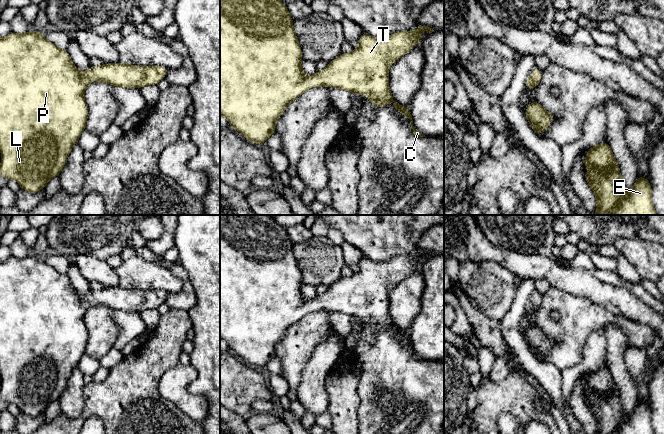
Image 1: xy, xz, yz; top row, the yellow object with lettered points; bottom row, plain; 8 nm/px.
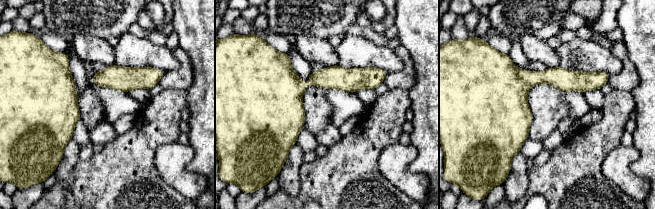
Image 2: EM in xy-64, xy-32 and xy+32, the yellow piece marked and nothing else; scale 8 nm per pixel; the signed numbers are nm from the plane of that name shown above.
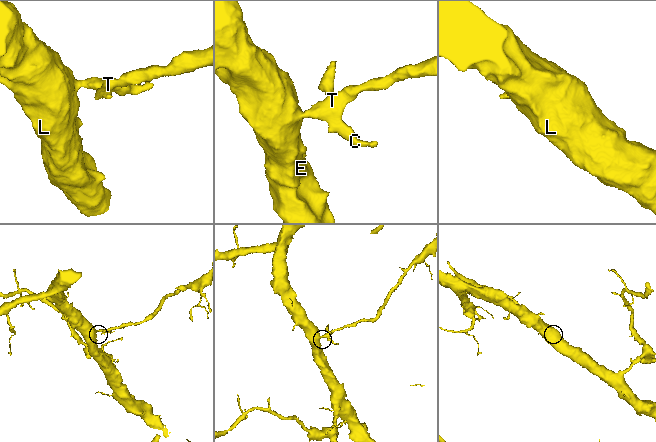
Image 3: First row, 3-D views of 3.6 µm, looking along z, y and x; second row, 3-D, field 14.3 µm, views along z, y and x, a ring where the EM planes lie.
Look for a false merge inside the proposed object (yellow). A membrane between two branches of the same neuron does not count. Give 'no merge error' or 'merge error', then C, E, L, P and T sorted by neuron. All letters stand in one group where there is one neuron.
no merge error; C E L P T

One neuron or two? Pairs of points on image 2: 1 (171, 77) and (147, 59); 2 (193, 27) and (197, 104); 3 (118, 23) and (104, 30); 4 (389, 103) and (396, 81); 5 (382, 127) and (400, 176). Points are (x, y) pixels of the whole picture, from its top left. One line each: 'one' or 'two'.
1: two
2: one
3: one
4: two
5: two

